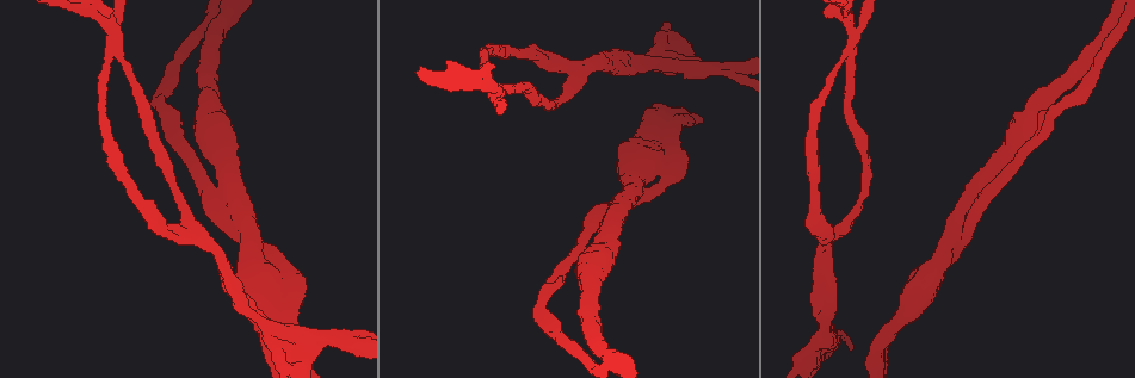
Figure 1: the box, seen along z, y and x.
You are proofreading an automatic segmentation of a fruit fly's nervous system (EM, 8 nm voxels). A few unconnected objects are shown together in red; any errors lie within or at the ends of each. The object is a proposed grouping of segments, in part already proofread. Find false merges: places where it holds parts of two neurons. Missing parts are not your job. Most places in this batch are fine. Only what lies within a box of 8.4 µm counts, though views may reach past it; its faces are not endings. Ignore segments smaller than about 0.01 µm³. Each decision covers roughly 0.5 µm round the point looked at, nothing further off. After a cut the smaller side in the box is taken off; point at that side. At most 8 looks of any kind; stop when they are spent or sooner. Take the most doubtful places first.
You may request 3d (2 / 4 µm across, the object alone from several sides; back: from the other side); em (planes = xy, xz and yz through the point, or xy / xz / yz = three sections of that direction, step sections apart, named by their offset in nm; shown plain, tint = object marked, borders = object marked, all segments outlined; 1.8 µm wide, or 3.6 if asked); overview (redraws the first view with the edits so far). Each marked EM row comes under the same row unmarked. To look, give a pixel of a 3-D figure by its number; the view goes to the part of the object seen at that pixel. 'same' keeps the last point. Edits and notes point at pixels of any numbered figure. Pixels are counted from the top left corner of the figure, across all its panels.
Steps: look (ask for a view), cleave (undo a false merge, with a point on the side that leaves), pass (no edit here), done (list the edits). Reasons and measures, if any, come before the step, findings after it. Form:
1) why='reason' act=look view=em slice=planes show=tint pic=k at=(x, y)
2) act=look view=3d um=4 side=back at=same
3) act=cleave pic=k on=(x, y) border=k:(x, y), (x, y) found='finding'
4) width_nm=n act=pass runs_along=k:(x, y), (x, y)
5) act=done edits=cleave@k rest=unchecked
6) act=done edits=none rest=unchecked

why='sharp bend' act=look view=3d um=2 pic=1 at=(209, 37)

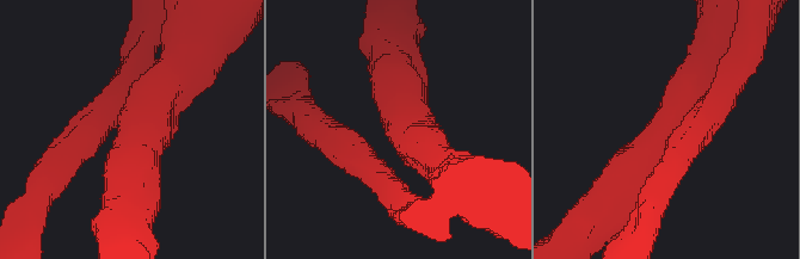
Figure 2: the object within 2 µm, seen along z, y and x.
arms=3 arm_widths_nm=220,360,380 act=look view=em slice=xy step=16 show=tint pic=2 at=(134, 133)

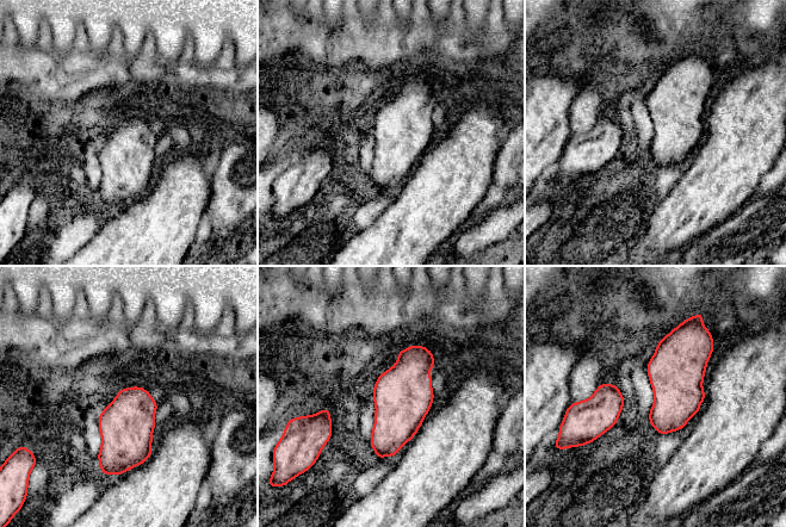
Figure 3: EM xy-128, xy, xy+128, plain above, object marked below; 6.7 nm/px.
act=look view=em slice=planes show=borders at=same

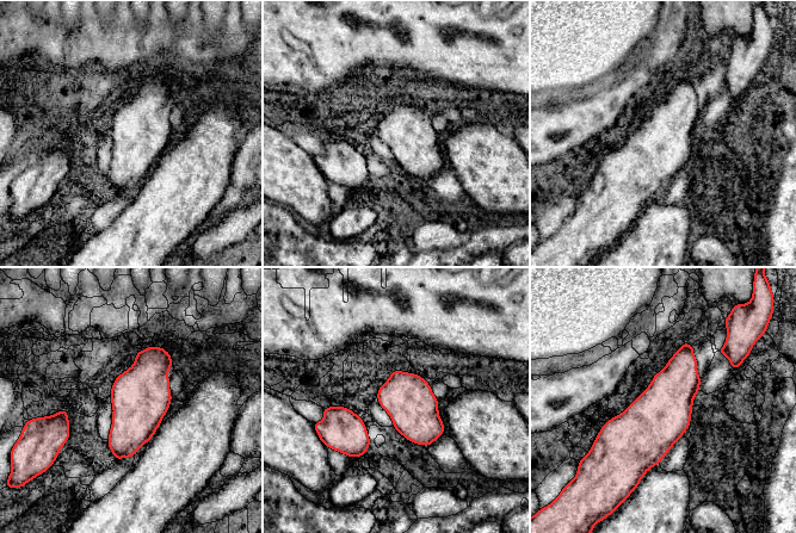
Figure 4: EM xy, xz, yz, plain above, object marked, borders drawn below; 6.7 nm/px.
act=pass found='all the same neuron'

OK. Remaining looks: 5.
why='two arms at a narrow angle' act=look view=3d um=4 pic=1 at=(308, 339)

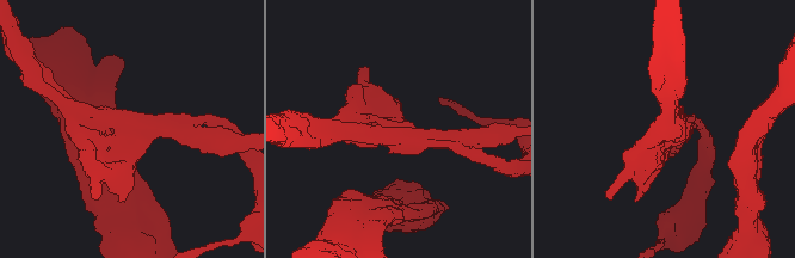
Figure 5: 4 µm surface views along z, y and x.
arms=4 act=look view=em slice=planes show=tint pic=5 at=(398, 136)

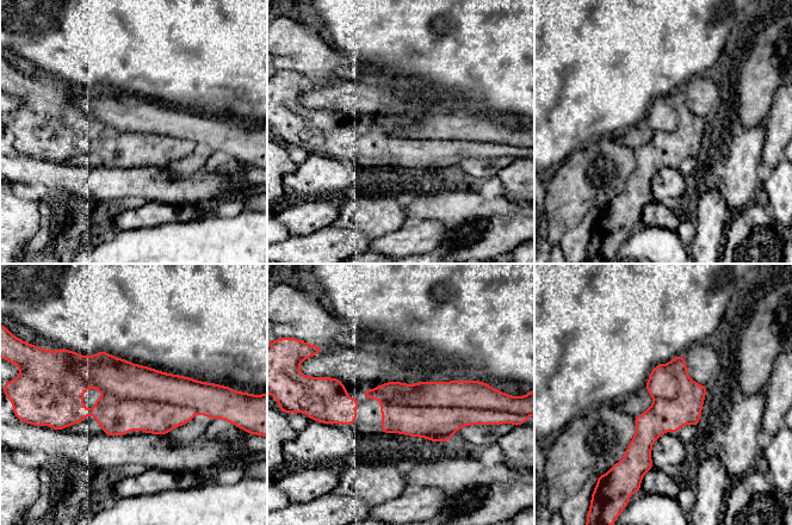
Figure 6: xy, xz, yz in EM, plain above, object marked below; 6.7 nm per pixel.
act=cleave pic=6 on=(444, 394) found='two neurons meet here'

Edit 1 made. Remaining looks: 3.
why='closes a loop' act=look view=3d um=4 side=back pic=1 at=(671, 184)

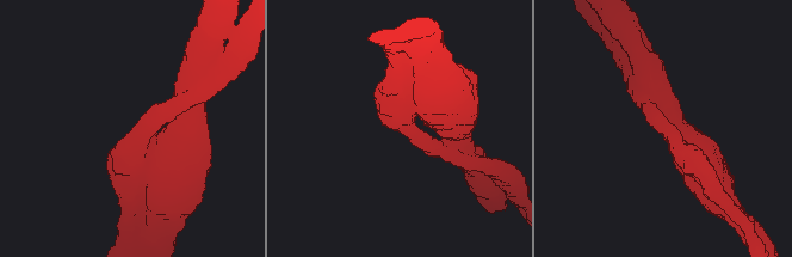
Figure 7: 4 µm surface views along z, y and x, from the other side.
act=look view=em um=3.6 slice=xy step=16 show=tint pic=7 at=(669, 133)

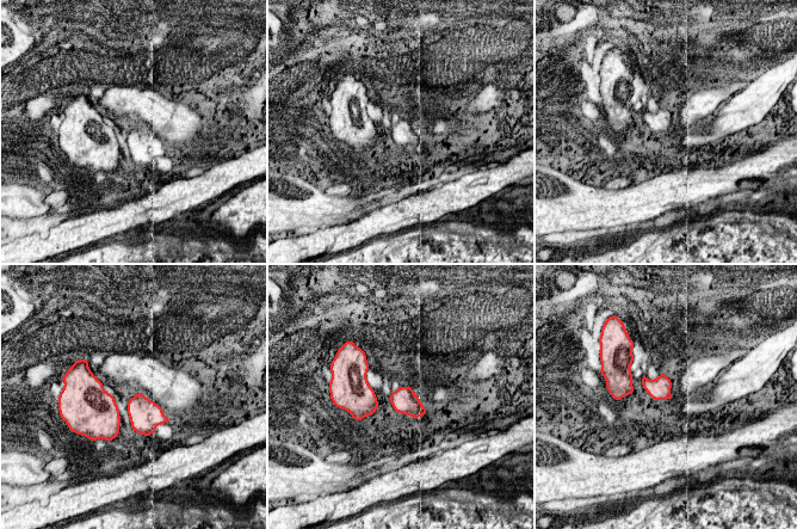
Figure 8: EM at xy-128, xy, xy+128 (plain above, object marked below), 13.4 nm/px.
why='cut it another way' act=look view=em um=3.6 slice=planes show=tint at=same

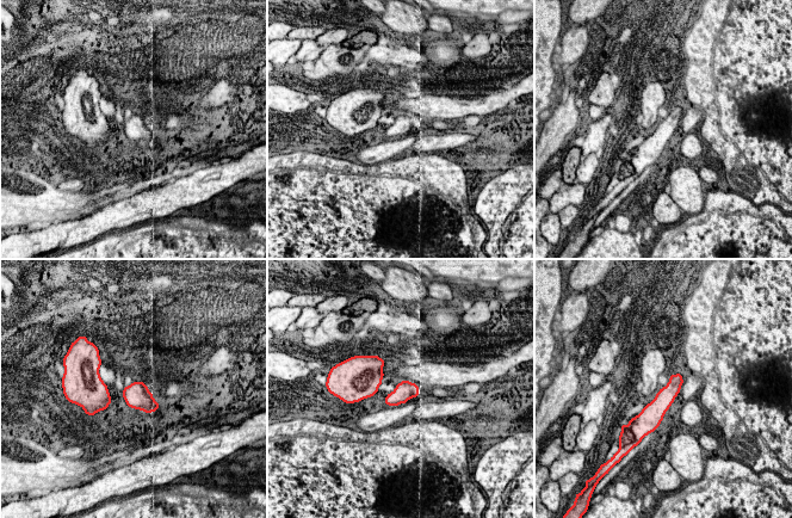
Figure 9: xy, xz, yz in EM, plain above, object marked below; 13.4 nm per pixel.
act=pass found='all the same neuron'

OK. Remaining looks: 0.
act=done edits=cleave@6 rest=unchecked

